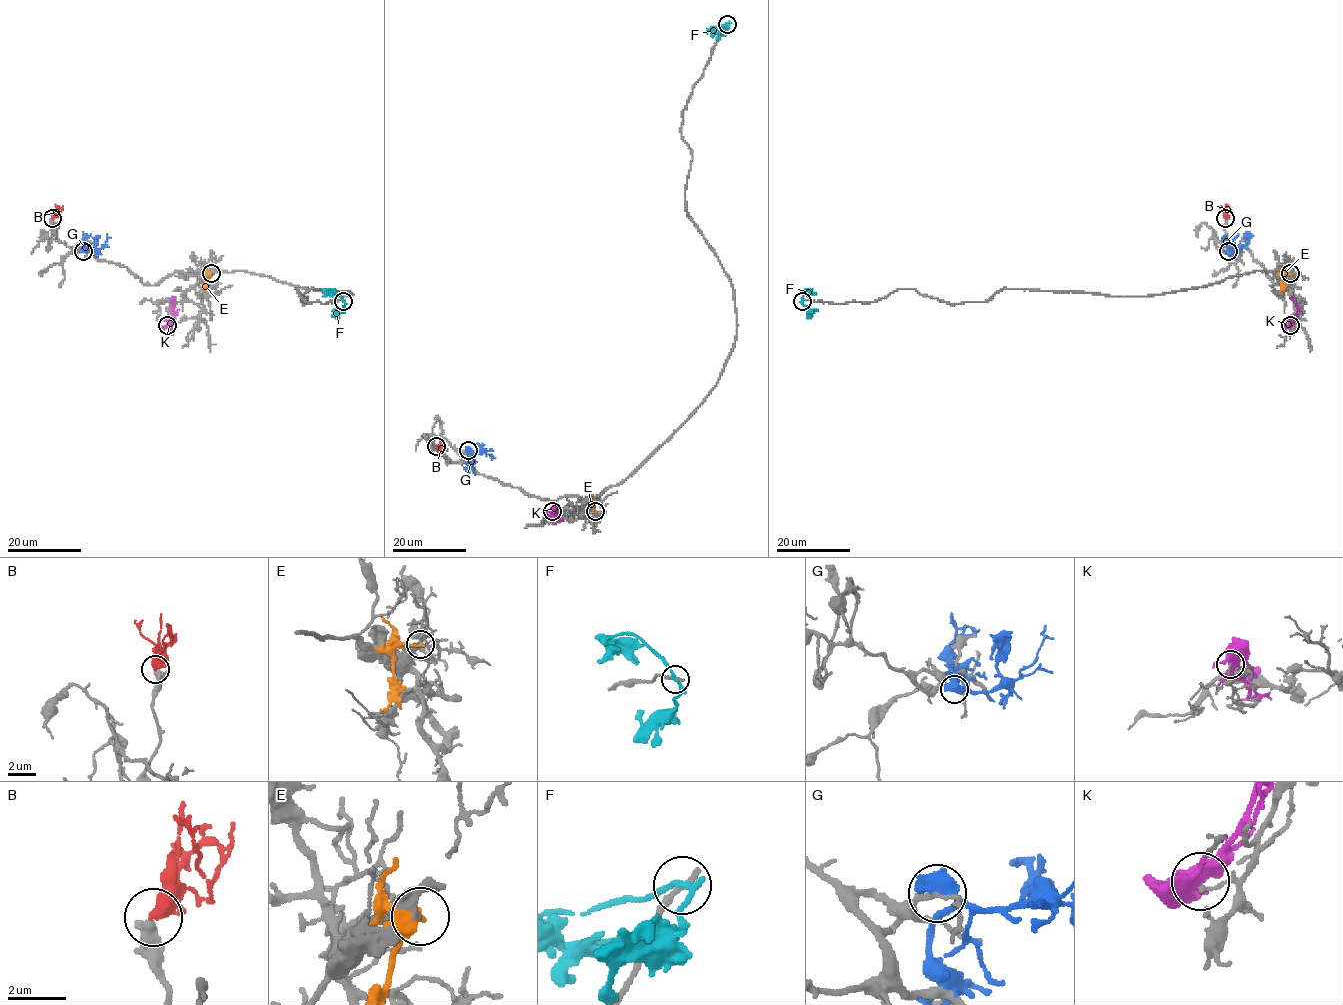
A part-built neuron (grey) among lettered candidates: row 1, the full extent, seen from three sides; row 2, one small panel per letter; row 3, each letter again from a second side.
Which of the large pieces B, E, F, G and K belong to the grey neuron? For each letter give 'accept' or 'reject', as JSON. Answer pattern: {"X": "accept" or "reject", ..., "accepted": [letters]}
{"B": "reject", "E": "reject", "F": "accept", "G": "reject", "K": "reject", "accepted": ["F"]}

